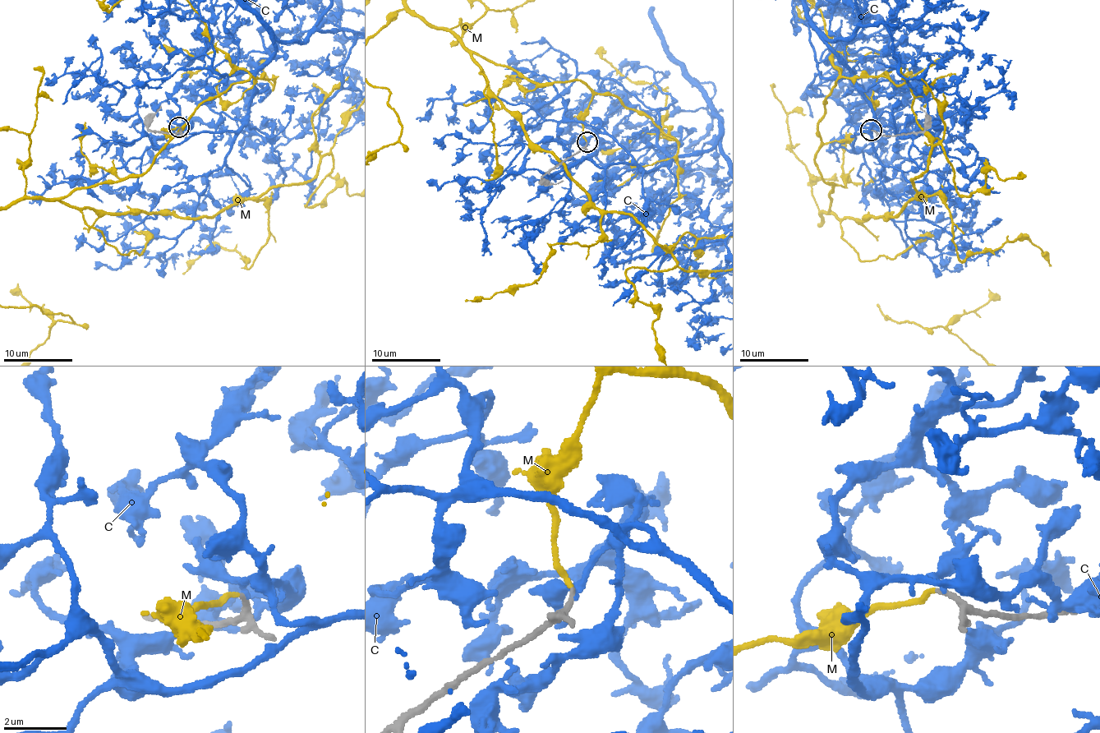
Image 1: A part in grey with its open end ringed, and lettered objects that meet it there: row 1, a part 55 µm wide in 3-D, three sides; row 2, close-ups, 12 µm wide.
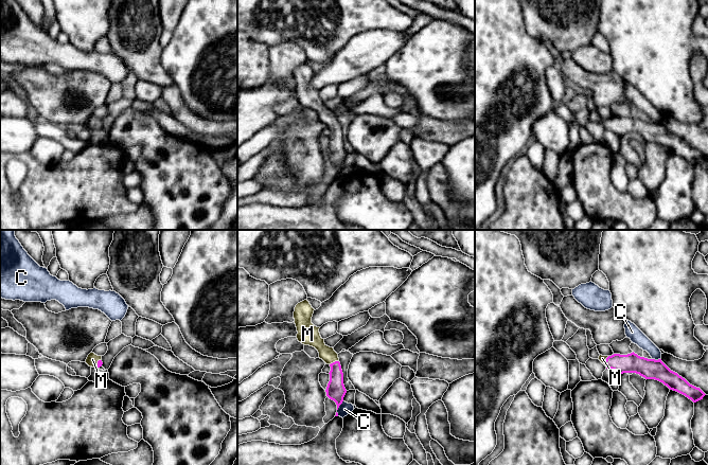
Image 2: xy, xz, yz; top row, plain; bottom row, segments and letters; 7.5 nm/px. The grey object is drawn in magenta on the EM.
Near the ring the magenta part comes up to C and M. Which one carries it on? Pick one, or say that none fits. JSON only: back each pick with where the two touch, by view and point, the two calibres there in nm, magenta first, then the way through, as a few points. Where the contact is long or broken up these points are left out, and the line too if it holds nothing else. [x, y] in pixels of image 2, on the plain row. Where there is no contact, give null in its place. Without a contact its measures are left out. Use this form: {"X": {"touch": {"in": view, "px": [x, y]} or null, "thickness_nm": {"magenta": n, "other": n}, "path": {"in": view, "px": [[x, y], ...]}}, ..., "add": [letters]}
{"M": {"touch": {"in": "xz", "px": [335, 124]}, "thickness_nm": {"magenta": 140, "other": 120}, "path": {"in": "xz", "px": [[335, 153], [335, 124], [312, 101]]}}, "add": ["M"]}

